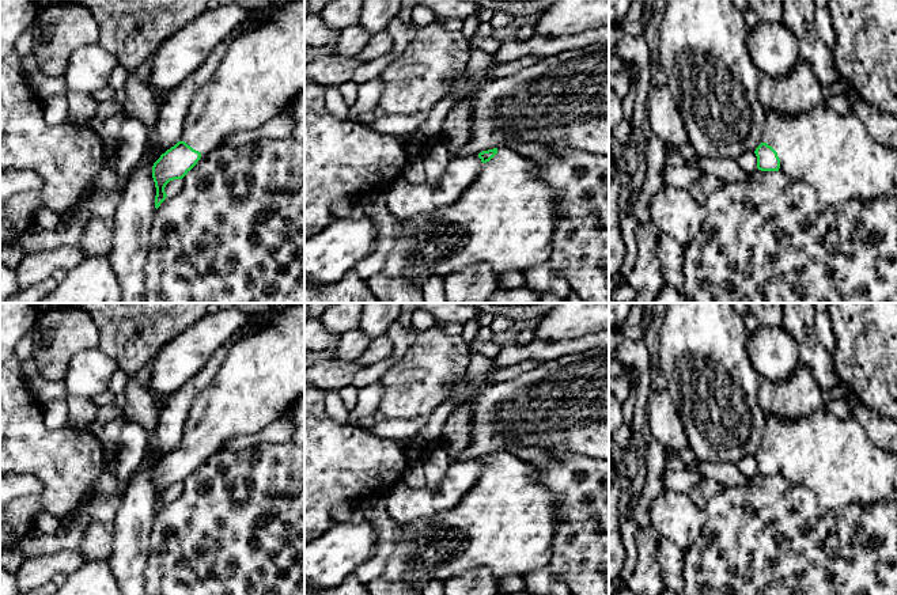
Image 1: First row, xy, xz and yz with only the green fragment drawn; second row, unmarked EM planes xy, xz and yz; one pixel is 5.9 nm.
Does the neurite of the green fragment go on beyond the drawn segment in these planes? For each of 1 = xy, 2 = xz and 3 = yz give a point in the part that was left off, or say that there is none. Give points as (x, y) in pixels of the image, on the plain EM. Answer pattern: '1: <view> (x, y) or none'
1: xy (262, 376)
2: xz (506, 523)
3: yz (835, 458)

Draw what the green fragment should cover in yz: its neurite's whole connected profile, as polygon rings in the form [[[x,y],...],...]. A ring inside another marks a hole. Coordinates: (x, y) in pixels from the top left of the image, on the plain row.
[[[825,408],[791,421],[765,416],[761,448],[754,458],[758,474],[780,475],[811,490],[829,511],[897,501],[897,454],[877,447],[858,421],[840,420]]]

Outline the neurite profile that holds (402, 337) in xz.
[[[395,321],[387,329],[386,334],[389,336],[394,346],[391,356],[382,360],[381,363],[362,368],[353,376],[352,386],[355,386],[356,389],[368,386],[375,382],[381,382],[385,372],[404,357],[408,348],[415,342],[419,330],[413,326],[405,327],[398,321]]]

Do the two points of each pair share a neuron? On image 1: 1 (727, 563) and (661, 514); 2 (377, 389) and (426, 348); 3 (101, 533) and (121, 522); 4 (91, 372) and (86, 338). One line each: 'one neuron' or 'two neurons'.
1: two neurons
2: two neurons
3: two neurons
4: two neurons

